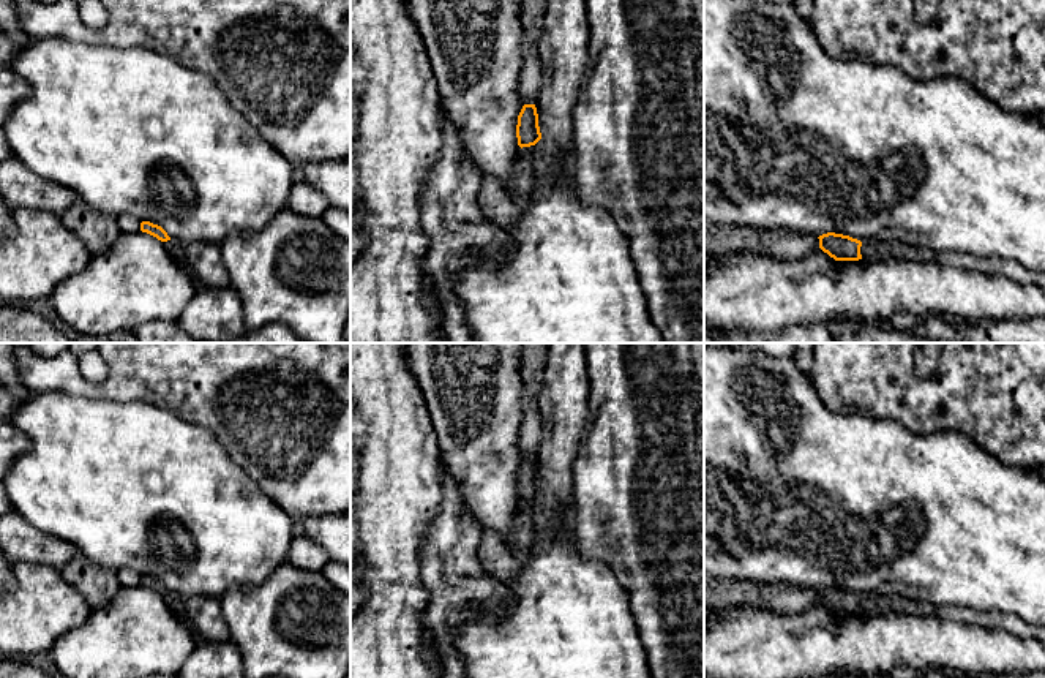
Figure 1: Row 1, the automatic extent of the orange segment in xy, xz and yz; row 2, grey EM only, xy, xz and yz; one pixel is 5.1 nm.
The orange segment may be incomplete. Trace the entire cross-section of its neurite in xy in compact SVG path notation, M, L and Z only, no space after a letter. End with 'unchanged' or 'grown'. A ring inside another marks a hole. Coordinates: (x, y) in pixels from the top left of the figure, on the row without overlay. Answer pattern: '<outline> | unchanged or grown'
M142 575L140 577L140 585L142 586L147 586L153 591L156 591L158 594L164 596L167 604L169 604L169 608L180 618L180 620L186 620L186 613L185 613L185 601L175 594L172 594L167 586L158 580L158 578L153 578L150 575Z | grown

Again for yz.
M704 575L704 608L726 610L759 607L778 613L799 613L821 602L835 615L875 616L887 612L936 615L935 607L906 597L873 593L860 596L849 589L827 586L819 591L797 585L773 582L756 583Z | grown

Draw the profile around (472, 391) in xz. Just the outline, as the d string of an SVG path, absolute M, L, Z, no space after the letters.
M410 343L407 356L437 435L440 468L459 487L483 531L494 531L510 547L521 503L516 479L524 460L518 444L522 343Z

